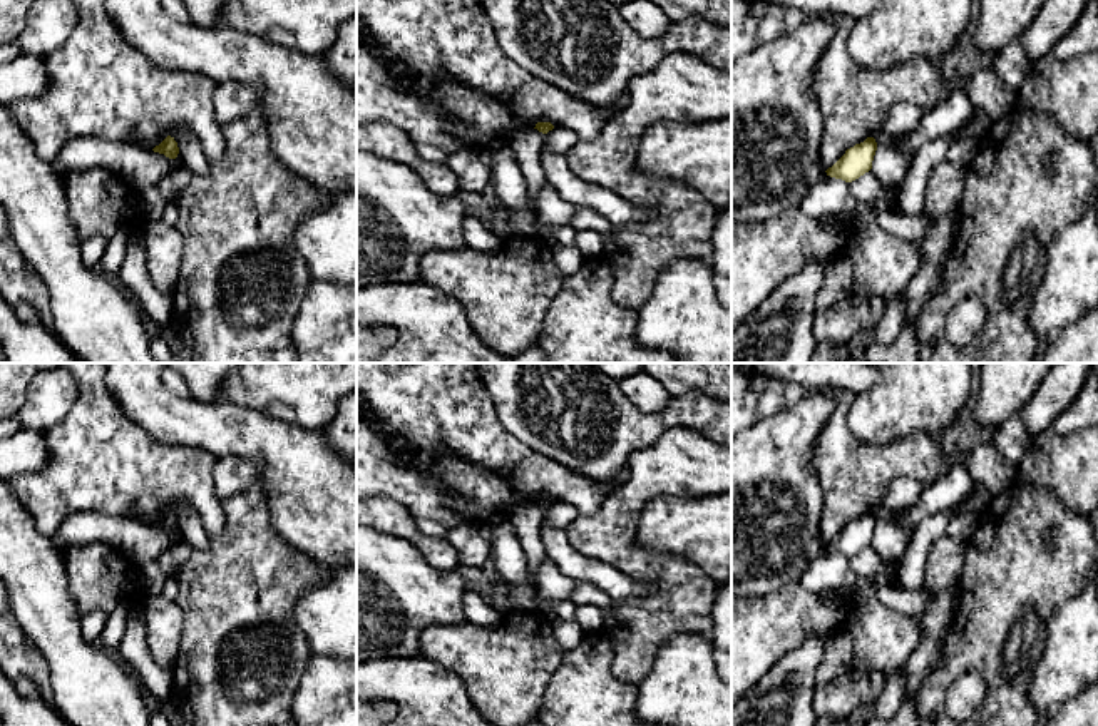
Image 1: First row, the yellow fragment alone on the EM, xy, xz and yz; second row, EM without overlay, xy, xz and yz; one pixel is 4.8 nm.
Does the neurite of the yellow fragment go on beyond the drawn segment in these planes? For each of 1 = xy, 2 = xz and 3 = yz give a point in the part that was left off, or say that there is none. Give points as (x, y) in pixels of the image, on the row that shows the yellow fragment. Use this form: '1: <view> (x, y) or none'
1: none
2: none
3: none

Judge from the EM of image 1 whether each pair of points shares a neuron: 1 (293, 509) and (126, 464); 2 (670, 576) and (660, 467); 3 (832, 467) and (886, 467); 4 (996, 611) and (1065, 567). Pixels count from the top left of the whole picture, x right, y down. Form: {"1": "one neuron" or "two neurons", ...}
{"1": "two neurons", "2": "one neuron", "3": "one neuron", "4": "one neuron"}

